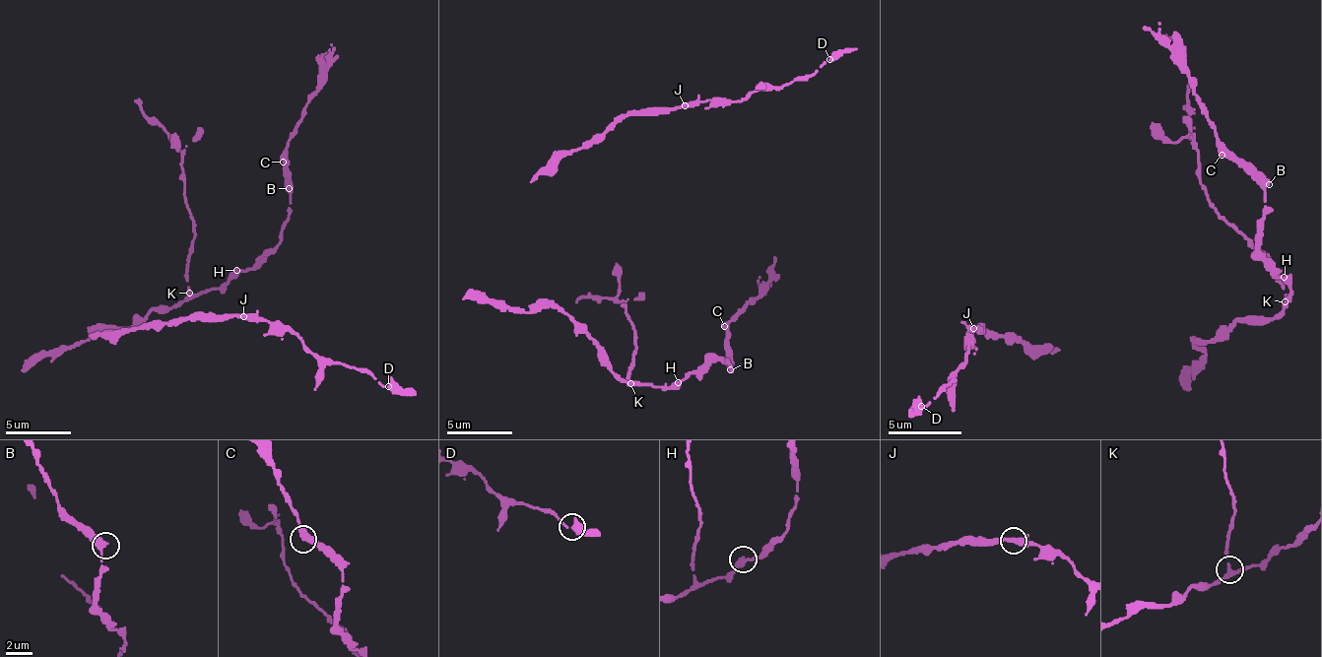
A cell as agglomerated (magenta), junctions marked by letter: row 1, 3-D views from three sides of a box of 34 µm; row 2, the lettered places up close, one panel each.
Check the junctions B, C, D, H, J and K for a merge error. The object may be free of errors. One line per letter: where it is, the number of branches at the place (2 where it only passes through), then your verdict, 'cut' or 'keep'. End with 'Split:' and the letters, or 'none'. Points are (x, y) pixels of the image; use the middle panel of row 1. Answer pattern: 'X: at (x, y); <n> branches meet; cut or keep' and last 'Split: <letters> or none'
B: at (730, 369); 2 branches meet; keep
C: at (724, 326); 2 branches meet; keep
D: at (829, 59); 2 branches meet; keep
H: at (678, 382); 2 branches meet; keep
J: at (685, 105); 3 branches meet; keep
K: at (630, 383); 3 branches meet; cut
Split: K

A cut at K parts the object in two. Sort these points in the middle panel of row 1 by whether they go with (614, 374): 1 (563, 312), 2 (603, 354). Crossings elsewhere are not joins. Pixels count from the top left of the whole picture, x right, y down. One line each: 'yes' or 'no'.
1: yes
2: yes

